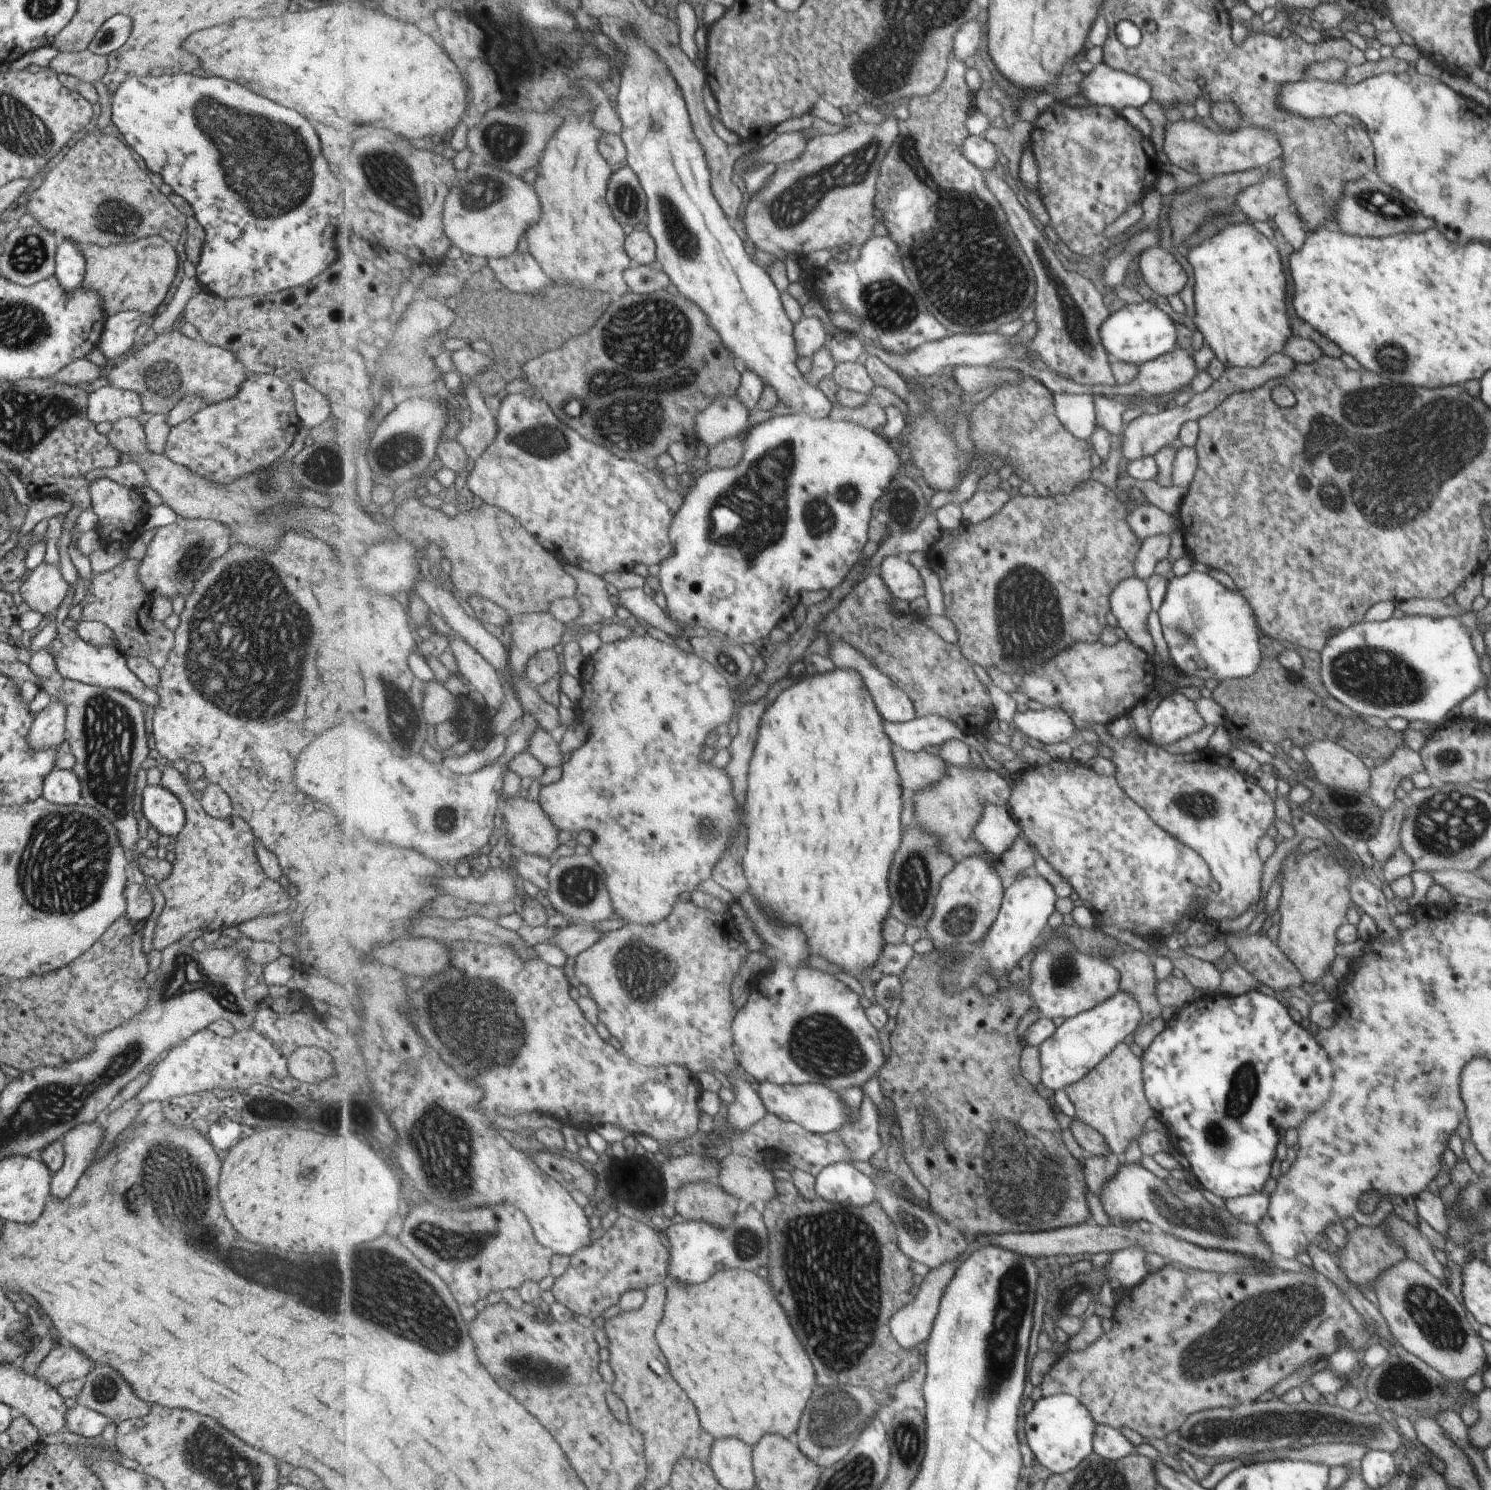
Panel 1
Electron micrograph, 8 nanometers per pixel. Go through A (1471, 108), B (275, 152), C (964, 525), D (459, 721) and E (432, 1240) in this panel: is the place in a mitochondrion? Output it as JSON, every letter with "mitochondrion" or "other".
{"A":"other","B":"mitochondrion","C":"other","D":"other","E":"mitochondrion"}

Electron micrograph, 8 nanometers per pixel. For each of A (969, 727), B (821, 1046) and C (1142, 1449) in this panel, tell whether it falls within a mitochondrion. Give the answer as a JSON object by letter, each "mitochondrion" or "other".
{"A":"other","B":"mitochondrion","C":"other"}

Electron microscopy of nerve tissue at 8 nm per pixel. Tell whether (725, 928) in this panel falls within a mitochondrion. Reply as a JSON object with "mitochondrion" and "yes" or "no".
{"mitochondrion":"no"}

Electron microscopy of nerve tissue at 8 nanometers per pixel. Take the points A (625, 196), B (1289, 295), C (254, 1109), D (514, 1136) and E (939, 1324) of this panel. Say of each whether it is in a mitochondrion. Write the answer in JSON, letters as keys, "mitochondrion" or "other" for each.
{"A":"mitochondrion","B":"other","C":"other","D":"other","E":"other"}

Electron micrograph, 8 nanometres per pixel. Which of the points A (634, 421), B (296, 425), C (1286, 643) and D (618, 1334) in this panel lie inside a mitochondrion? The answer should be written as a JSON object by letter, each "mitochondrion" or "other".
{"A":"mitochondrion","B":"other","C":"other","D":"other"}

